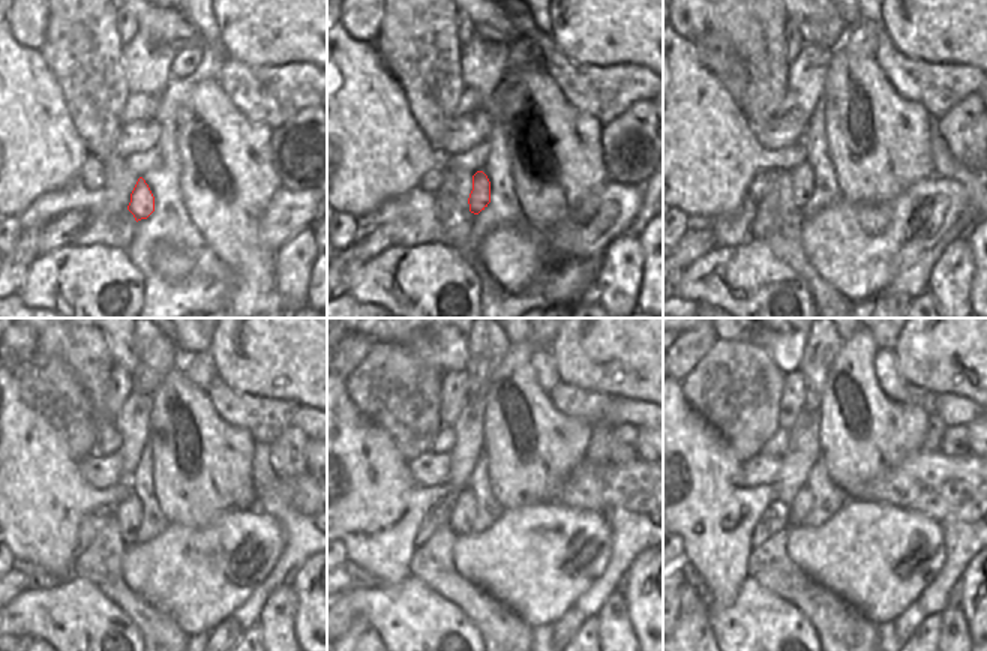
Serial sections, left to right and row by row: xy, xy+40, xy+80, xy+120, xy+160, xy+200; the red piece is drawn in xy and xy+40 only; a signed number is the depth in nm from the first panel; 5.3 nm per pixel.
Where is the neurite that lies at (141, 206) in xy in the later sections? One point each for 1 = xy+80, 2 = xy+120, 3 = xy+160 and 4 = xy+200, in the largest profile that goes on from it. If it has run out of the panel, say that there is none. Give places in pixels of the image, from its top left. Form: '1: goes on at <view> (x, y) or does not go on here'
1: goes on at xy+80 (803, 177)
2: goes on at xy+120 (129, 513)
3: goes on at xy+160 (464, 509)
4: goes on at xy+200 (801, 506)

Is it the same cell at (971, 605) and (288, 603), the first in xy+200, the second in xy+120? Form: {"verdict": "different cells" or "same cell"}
{"verdict": "different cells"}

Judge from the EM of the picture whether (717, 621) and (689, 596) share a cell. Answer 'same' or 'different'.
different

